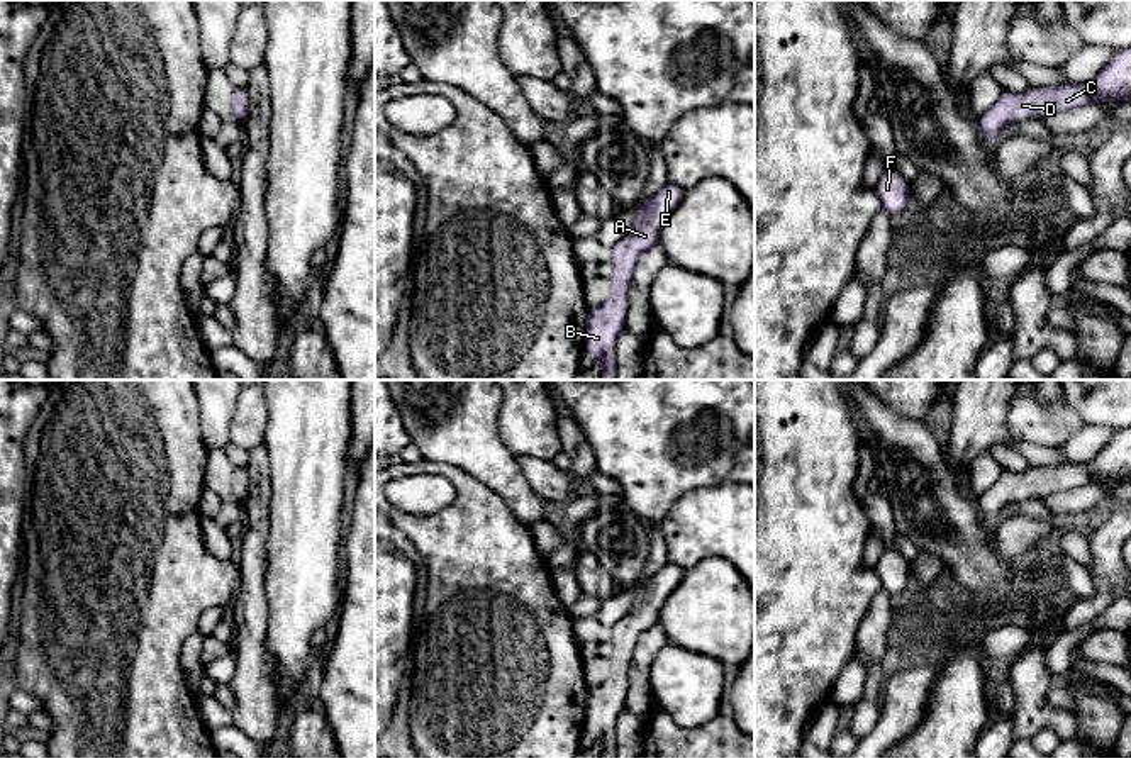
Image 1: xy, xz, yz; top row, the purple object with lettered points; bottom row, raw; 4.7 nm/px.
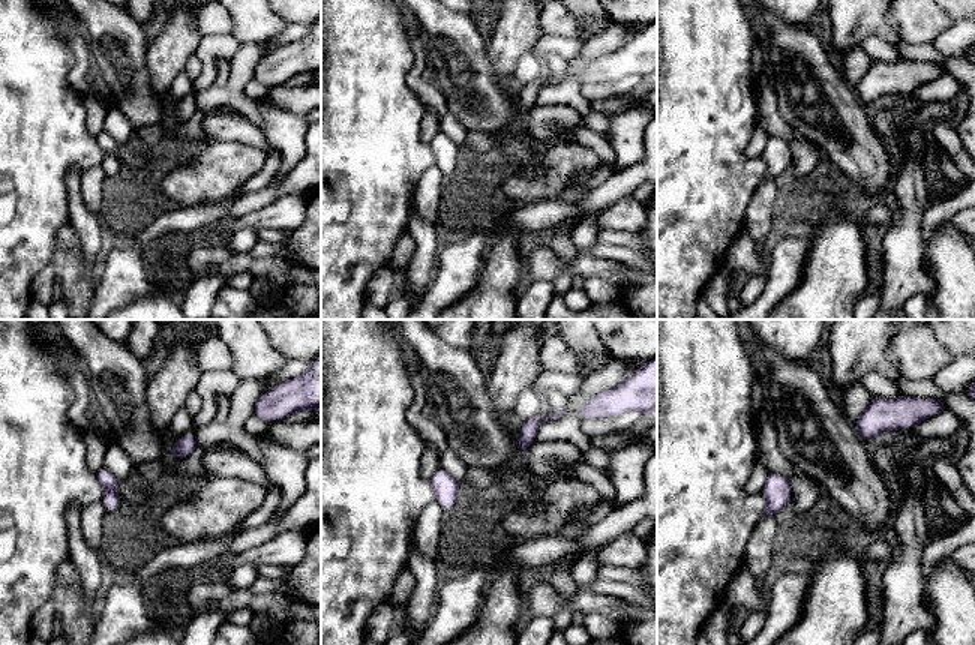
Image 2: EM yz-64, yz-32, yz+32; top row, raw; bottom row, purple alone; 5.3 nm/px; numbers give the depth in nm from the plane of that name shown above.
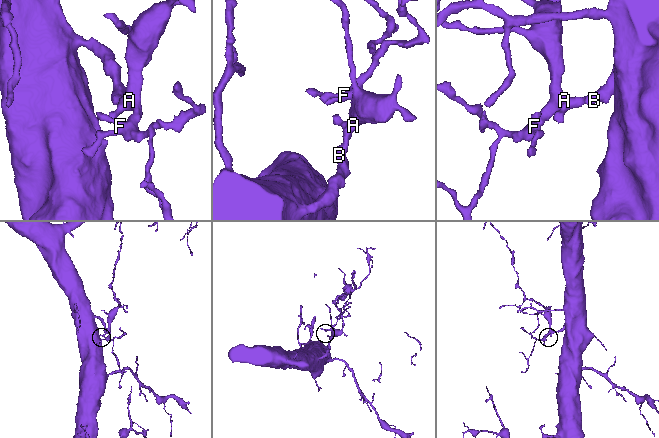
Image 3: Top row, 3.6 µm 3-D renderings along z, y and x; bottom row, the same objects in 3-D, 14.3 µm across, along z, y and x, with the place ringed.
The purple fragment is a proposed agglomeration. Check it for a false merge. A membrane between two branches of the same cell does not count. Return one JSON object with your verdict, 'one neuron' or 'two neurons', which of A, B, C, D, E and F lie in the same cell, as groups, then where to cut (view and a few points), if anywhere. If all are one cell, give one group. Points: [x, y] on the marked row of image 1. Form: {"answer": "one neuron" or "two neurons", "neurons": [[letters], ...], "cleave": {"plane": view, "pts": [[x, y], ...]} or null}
{"answer": "one neuron", "neurons": [["A", "B", "C", "D", "E", "F"]], "cleave": null}

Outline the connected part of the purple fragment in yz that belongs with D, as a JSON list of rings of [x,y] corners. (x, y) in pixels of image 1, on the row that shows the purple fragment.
[[[1131,47],[1117,49],[1111,63],[1090,81],[1029,88],[1022,95],[1004,90],[999,100],[977,117],[977,124],[983,141],[992,146],[1009,122],[1029,117],[1051,119],[1058,112],[1095,105],[1102,98],[1131,98]]]

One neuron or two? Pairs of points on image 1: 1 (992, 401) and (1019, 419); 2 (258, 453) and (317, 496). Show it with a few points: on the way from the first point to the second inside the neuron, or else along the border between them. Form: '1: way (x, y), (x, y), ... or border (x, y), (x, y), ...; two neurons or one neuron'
1: border (1016, 397), (1008, 412), (1008, 428), (1014, 438); two neurons
2: border (263, 443), (268, 453), (268, 501); two neurons

